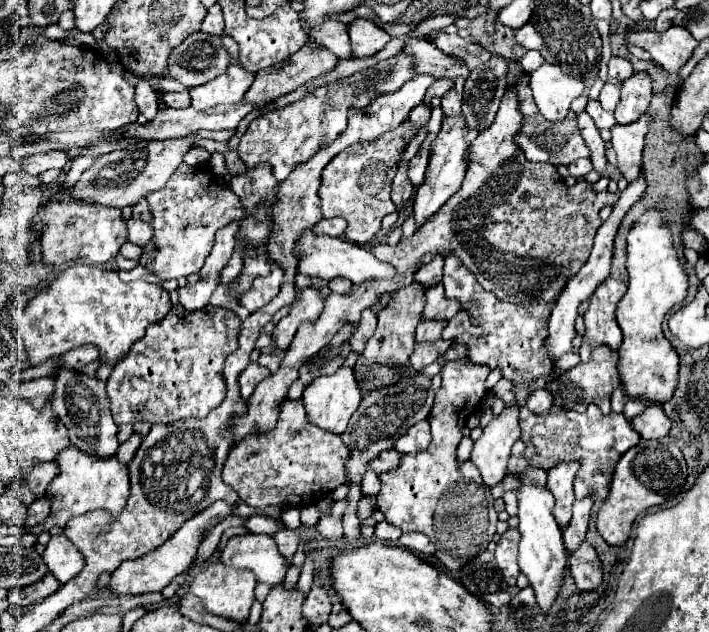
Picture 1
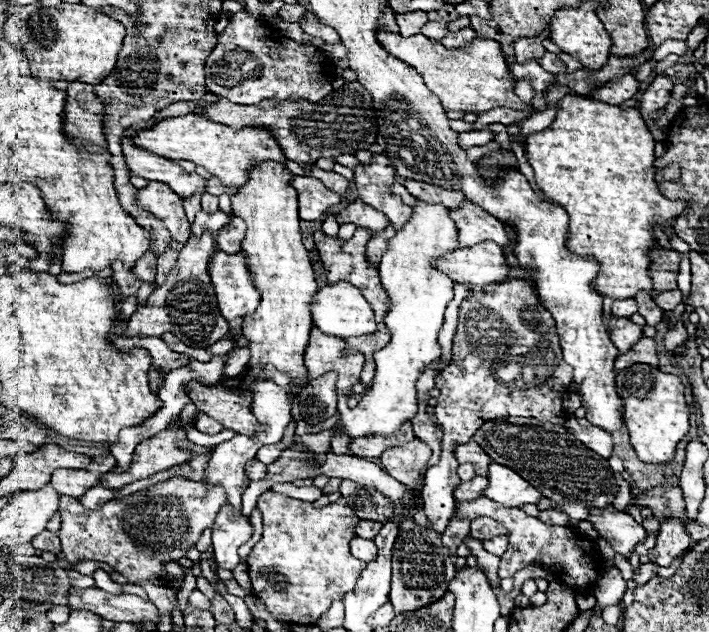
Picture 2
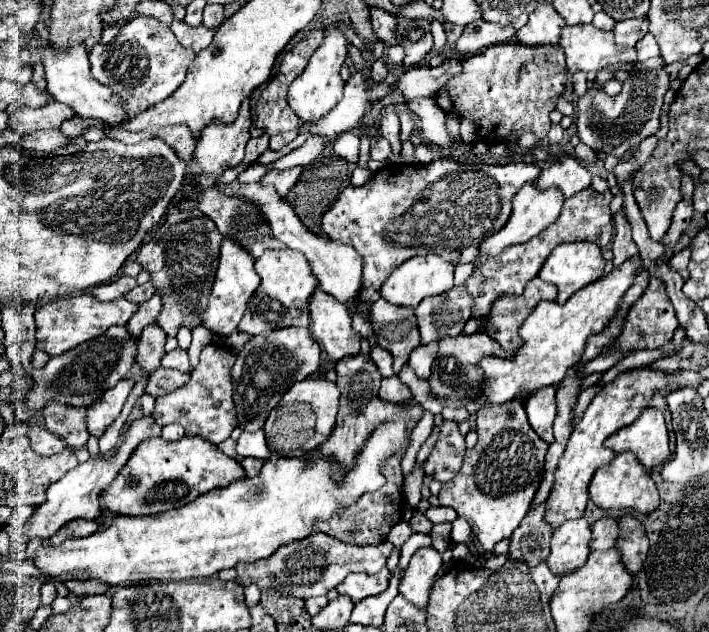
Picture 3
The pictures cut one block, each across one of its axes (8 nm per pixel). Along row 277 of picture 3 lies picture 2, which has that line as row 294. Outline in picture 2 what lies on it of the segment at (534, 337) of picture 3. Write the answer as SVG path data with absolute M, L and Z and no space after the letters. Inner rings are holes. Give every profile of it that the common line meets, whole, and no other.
M564 96L558 102L558 112L548 130L526 136L526 158L534 168L538 188L566 208L570 216L568 248L580 256L594 256L600 262L600 274L594 288L614 300L634 298L640 290L652 290L652 278L648 276L650 256L648 252L658 246L654 226L680 216L688 202L668 200L662 196L658 182L654 180L654 138L646 128L636 108L610 108L600 100Z

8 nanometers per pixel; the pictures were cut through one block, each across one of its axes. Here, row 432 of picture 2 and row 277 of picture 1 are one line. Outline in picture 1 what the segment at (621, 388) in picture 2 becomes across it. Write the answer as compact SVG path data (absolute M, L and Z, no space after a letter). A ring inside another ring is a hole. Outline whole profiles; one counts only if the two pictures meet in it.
M648 210L644 216L640 216L640 220L630 230L626 268L628 268L628 274L630 274L628 292L624 294L624 298L620 300L618 310L616 310L618 326L622 328L622 334L624 334L622 346L618 350L618 354L620 354L618 372L620 372L622 388L628 394L628 398L632 398L632 400L640 398L640 400L644 400L644 404L664 404L672 398L672 394L678 386L678 370L680 370L678 366L680 366L680 362L678 362L678 354L674 350L674 346L664 338L662 320L674 304L684 302L686 288L688 288L688 278L686 278L686 272L684 272L684 268L682 268L682 264L676 256L672 236L670 236L670 226L664 222L664 218L658 210Z

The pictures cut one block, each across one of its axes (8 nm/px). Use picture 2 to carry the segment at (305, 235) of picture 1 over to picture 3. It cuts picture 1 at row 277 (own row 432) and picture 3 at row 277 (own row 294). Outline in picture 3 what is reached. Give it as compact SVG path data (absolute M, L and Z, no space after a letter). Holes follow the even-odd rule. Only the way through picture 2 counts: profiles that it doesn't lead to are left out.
M428 254L428 256L414 256L410 260L406 260L404 264L400 264L390 276L388 280L382 284L381 296L396 306L408 306L408 308L416 308L420 304L420 300L428 298L428 296L436 296L436 294L444 294L446 290L450 290L454 286L452 282L452 274L454 274L454 266L450 262L446 262L444 258L436 256L436 254Z

